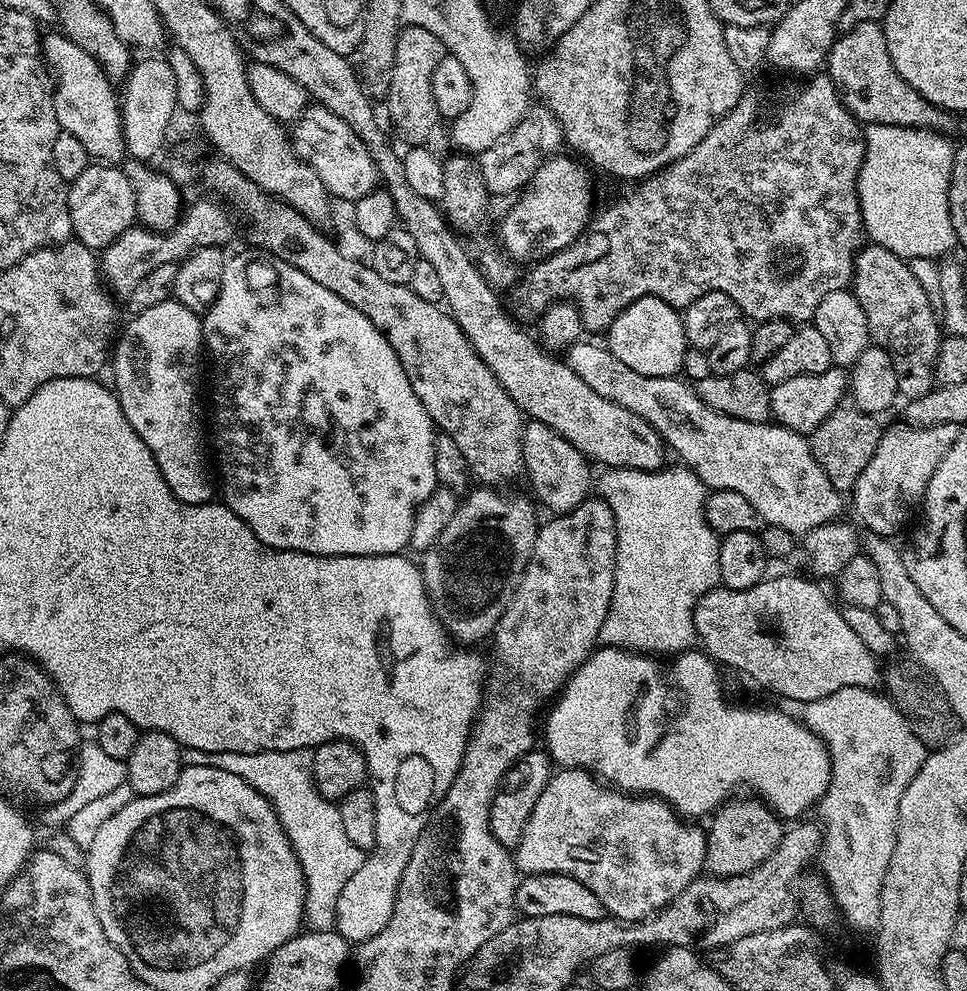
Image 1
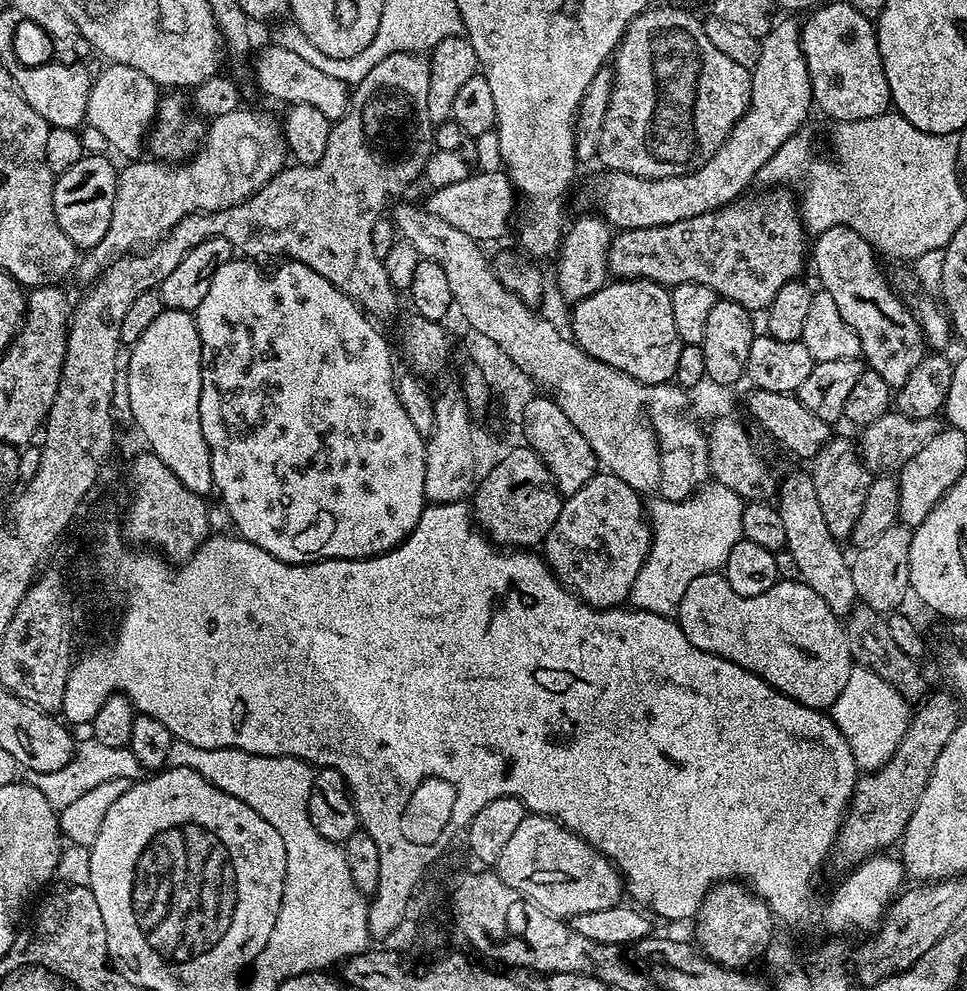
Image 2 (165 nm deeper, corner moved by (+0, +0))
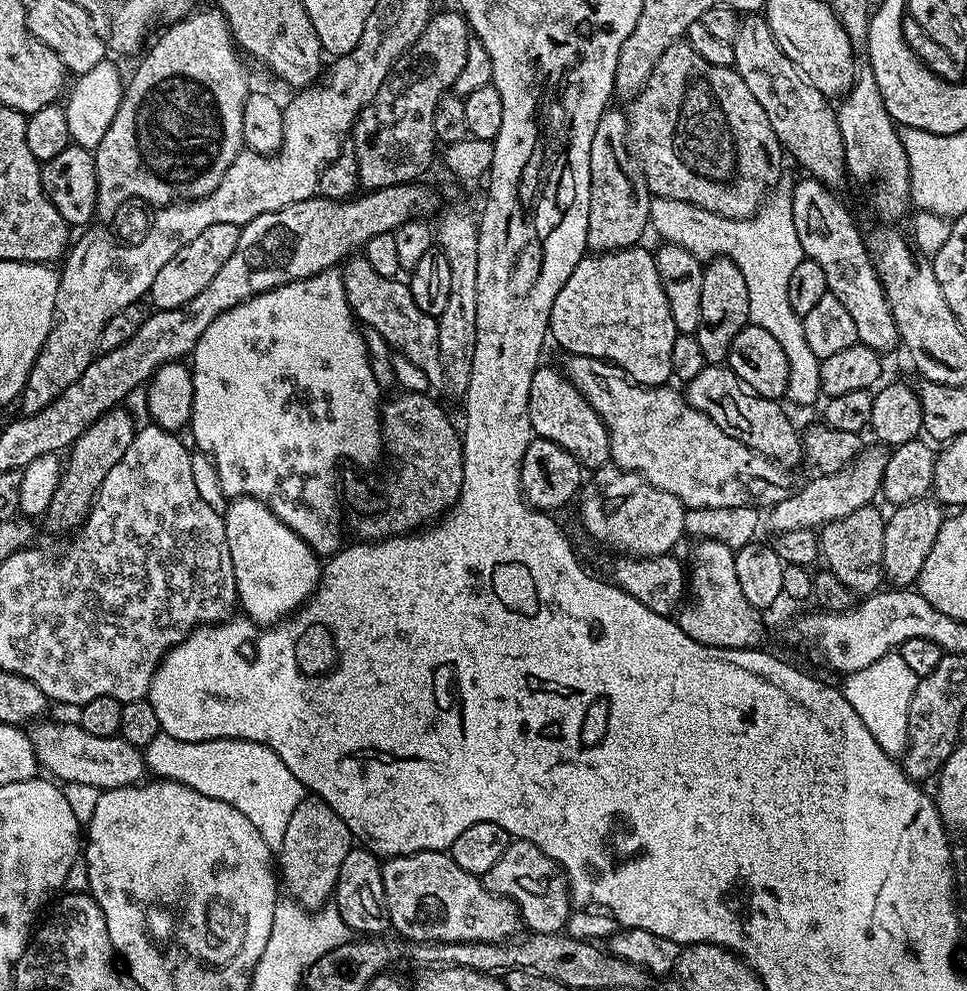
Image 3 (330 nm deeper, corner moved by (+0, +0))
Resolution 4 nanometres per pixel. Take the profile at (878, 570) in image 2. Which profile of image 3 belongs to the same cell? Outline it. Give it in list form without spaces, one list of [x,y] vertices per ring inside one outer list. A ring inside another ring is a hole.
[[[925,498],[906,502],[891,509],[892,517],[889,515],[884,521],[884,537],[882,538],[882,566],[884,567],[884,580],[892,588],[911,589],[917,583],[922,574],[922,562],[926,562],[926,554],[930,554],[930,546],[934,546],[934,538],[938,538],[938,530],[942,530],[946,519],[946,512],[935,499]]]

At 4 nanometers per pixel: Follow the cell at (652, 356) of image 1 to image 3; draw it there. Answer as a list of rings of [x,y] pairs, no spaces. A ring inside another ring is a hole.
[[[644,246],[584,255],[578,266],[574,266],[574,274],[566,278],[566,286],[558,290],[548,327],[551,339],[556,339],[565,348],[565,353],[606,360],[623,370],[624,375],[635,383],[664,386],[673,379],[670,354],[674,351],[674,338],[678,333],[674,318],[670,318],[670,302],[666,302],[662,278],[658,278],[656,257]]]

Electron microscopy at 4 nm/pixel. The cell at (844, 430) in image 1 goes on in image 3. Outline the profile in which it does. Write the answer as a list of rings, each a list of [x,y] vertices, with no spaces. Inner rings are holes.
[[[876,506],[854,510],[841,520],[825,524],[818,532],[818,552],[825,560],[827,571],[832,572],[857,597],[871,596],[881,587],[884,580],[882,566],[882,538],[884,537],[885,517],[880,516]]]

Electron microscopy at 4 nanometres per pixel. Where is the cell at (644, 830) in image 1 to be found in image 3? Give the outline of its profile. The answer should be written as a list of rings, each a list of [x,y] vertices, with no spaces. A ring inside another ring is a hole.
[[[513,839],[508,845],[506,854],[490,866],[490,870],[482,878],[485,888],[489,888],[495,896],[506,896],[515,902],[520,910],[523,927],[529,933],[551,932],[563,933],[568,923],[570,901],[568,899],[568,878],[560,865],[556,864],[538,846],[525,840]]]

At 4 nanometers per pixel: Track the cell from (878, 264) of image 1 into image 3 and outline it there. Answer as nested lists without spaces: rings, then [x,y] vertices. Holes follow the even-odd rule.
[[[803,179],[791,185],[790,191],[794,230],[798,230],[798,242],[802,242],[805,257],[822,266],[830,295],[838,298],[838,302],[846,306],[846,314],[854,318],[859,343],[870,346],[875,352],[887,354],[900,344],[900,335],[884,287],[876,277],[868,244],[860,237],[847,206],[836,197],[837,193],[820,180]]]

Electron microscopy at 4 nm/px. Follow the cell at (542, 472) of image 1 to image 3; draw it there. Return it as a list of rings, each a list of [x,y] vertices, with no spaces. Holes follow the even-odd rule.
[[[541,366],[532,373],[528,413],[530,414],[530,426],[533,433],[536,436],[546,438],[550,442],[558,442],[558,446],[562,446],[562,450],[570,450],[570,454],[574,454],[574,458],[580,463],[581,468],[595,470],[611,461],[610,438],[603,418],[594,410],[594,406],[590,406],[590,402],[586,402],[583,394],[569,382],[568,377],[559,367],[547,368],[547,366]]]

